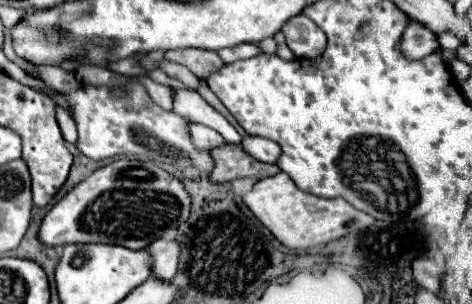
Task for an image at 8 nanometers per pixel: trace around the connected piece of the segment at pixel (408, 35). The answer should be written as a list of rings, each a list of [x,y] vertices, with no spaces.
[[[410,24],[400,38],[398,50],[408,60],[420,60],[420,58],[426,58],[428,54],[432,54],[436,48],[438,48],[436,34],[432,34],[430,30],[426,30],[420,24]]]

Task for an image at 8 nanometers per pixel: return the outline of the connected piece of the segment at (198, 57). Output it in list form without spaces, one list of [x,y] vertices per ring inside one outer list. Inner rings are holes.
[[[186,48],[186,50],[172,50],[166,52],[164,58],[168,62],[176,62],[192,70],[198,78],[208,78],[208,74],[214,74],[216,68],[222,68],[224,62],[216,52],[206,52],[206,50],[196,50],[196,48]]]

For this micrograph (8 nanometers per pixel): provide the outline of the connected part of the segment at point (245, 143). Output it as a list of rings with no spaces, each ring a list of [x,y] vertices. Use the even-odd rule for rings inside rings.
[[[246,136],[242,140],[242,148],[252,158],[256,158],[260,162],[268,162],[268,164],[274,164],[276,158],[280,156],[280,146],[272,140],[260,138],[260,136]]]

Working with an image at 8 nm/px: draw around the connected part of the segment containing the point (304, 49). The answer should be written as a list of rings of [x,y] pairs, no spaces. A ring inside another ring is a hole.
[[[306,16],[290,18],[284,28],[288,48],[296,54],[296,58],[316,58],[326,48],[326,34]]]

